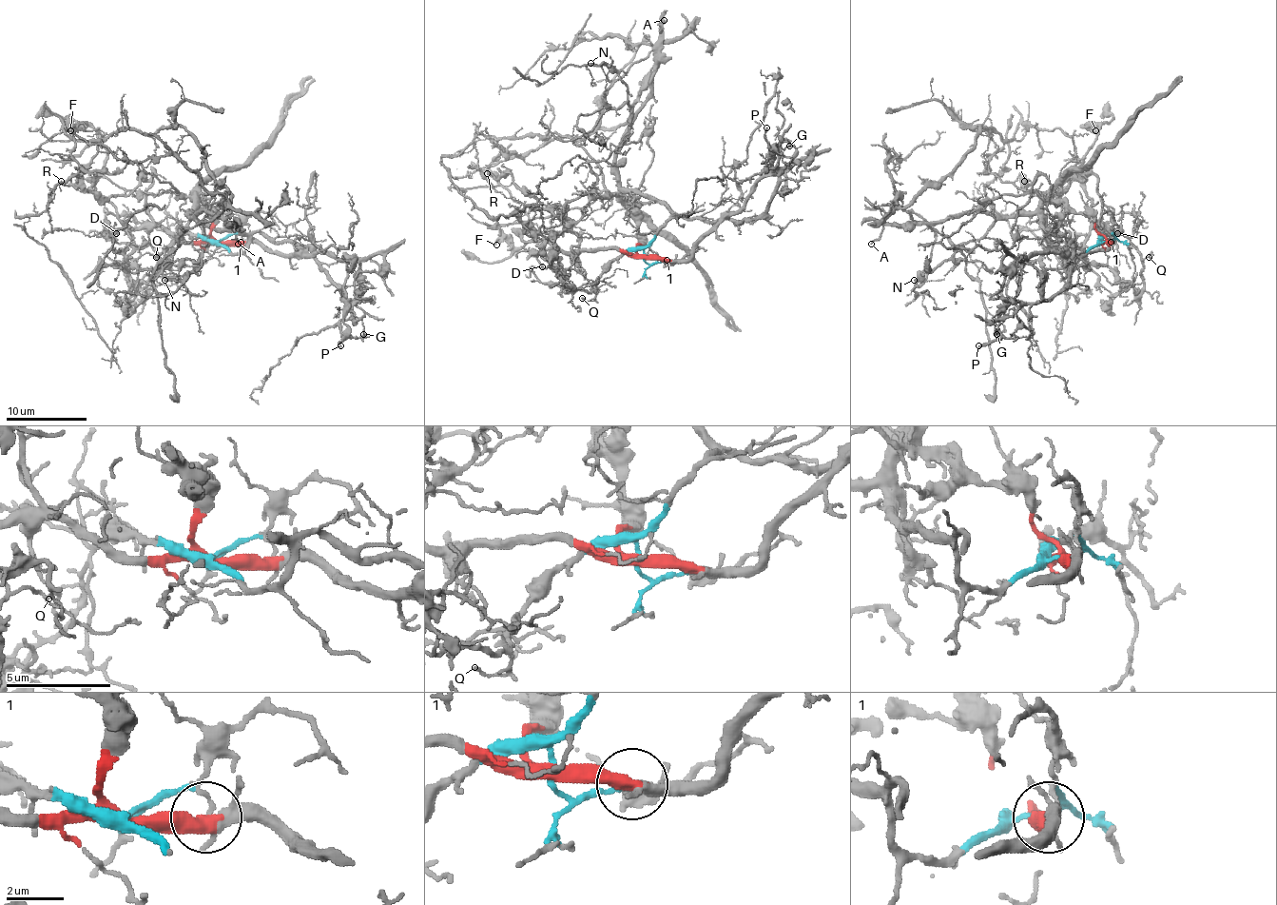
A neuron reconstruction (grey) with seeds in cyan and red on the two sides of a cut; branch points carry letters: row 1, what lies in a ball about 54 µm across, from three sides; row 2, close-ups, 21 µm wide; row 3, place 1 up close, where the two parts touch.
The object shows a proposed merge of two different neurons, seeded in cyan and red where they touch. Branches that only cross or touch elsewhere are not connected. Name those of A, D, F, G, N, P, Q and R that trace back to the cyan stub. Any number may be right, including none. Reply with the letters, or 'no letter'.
A, N, Q

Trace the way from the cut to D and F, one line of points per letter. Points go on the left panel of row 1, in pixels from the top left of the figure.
D: (219, 242), (178, 242), (160, 227), (112, 227), (116, 233)
F: (219, 242), (178, 242), (160, 227), (130, 227), (96, 197), (106, 147), (91, 127), (69, 130)

